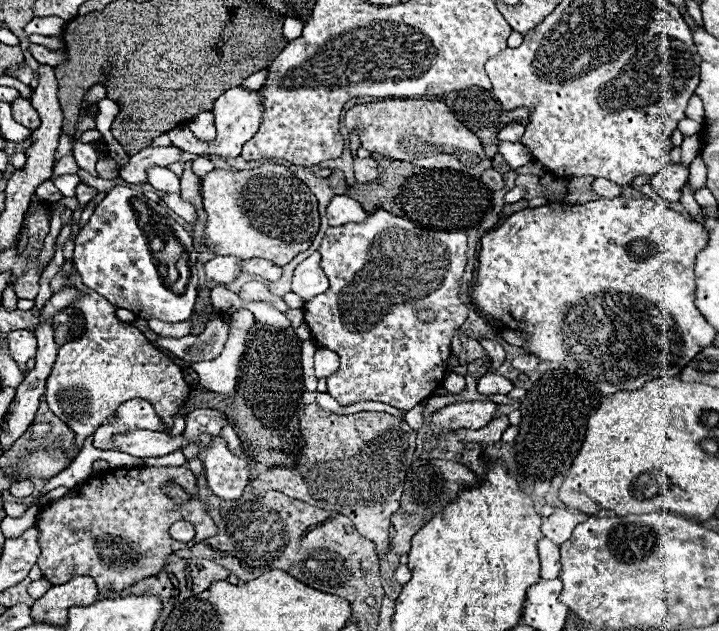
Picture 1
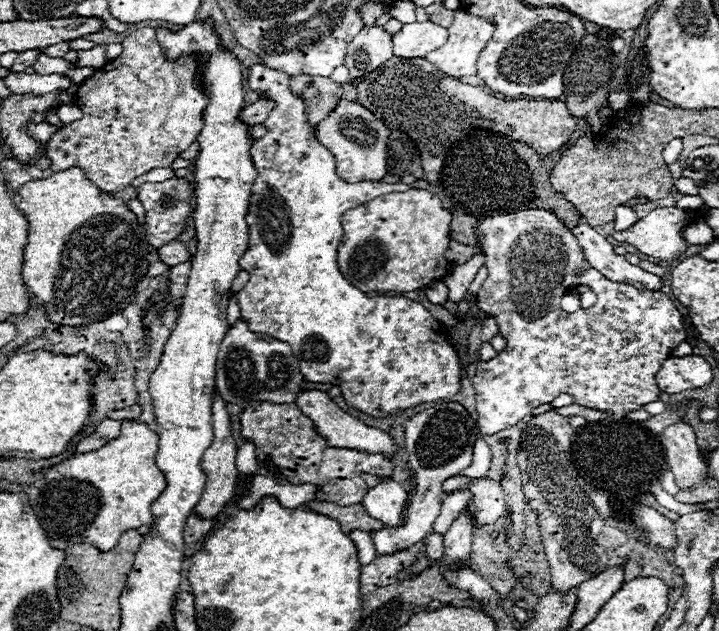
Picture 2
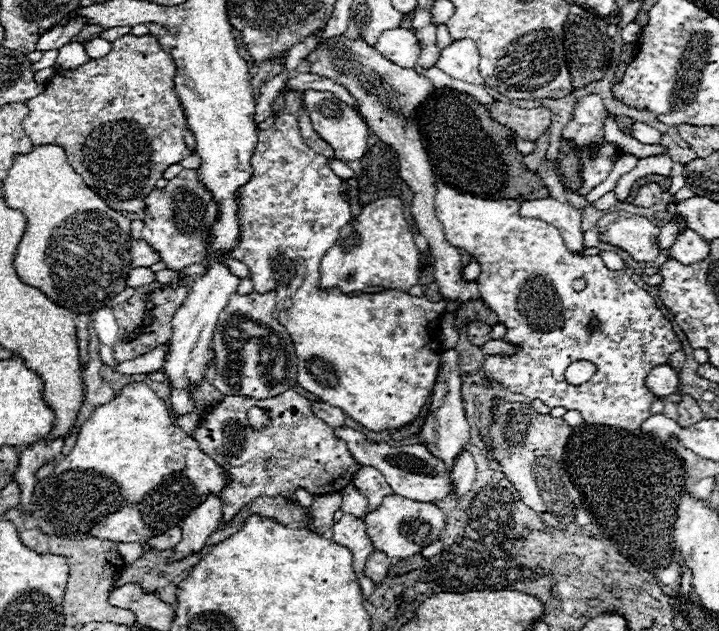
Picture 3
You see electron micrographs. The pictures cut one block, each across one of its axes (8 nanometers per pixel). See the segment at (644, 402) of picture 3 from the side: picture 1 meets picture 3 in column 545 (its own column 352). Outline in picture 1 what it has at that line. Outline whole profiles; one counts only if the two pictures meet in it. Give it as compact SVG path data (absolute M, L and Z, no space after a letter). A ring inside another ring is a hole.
M376 210L372 214L366 216L364 222L350 222L344 226L330 226L326 230L326 236L318 248L318 252L322 254L320 266L326 272L328 280L330 280L330 288L324 294L318 294L316 298L312 298L306 306L304 306L304 320L310 326L310 332L316 340L316 344L320 348L328 348L332 352L336 352L340 356L340 370L334 372L332 376L328 376L328 394L332 398L336 398L340 404L354 404L354 402L364 402L364 400L376 400L376 402L384 402L390 404L398 410L412 410L416 404L420 404L424 398L428 398L444 380L446 368L444 368L444 360L450 356L450 342L452 336L456 334L456 330L464 324L466 316L468 316L468 306L460 300L460 278L464 274L466 268L466 234L462 230L454 230L454 232L438 232L438 230L426 230L426 228L418 228L414 222L404 220L400 216L394 216L386 210ZM420 310L432 310L434 312L434 320L430 322L420 322L418 320L418 312Z

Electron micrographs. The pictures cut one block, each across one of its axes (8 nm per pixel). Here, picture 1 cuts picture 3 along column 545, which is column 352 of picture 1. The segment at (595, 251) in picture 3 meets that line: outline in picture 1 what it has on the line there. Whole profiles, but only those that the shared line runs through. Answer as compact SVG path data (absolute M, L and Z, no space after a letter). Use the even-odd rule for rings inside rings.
M334 196L326 208L326 216L328 216L330 224L346 224L352 220L356 220L356 222L364 220L366 212L350 196Z

